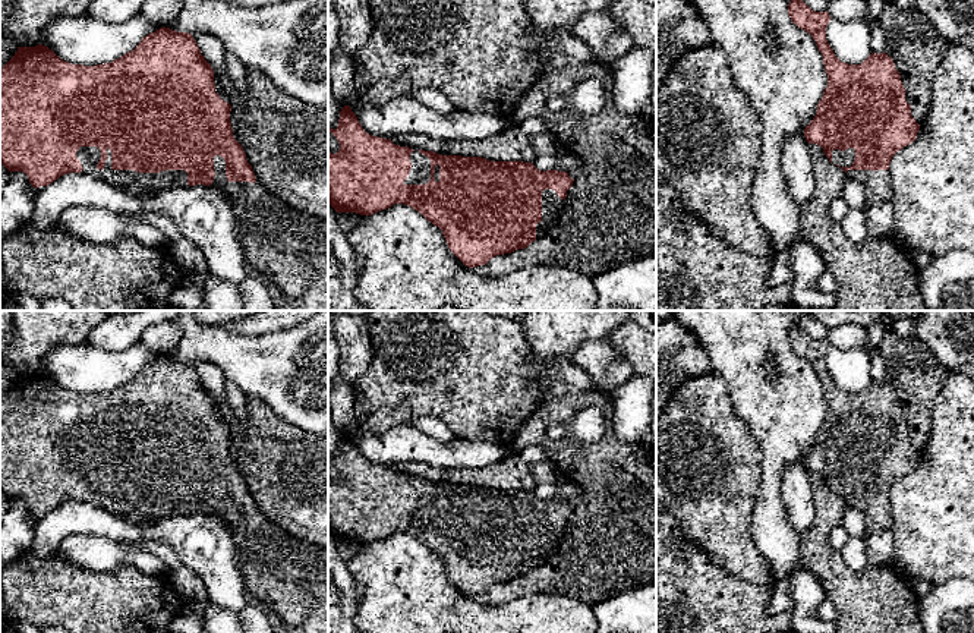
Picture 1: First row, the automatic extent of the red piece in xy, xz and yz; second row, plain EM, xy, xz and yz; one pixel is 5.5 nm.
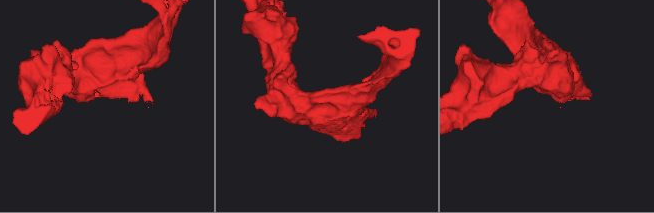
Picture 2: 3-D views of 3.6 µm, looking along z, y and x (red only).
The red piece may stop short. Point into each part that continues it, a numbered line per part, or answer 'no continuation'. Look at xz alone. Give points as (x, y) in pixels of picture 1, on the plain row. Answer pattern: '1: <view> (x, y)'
1: xz (419, 501)

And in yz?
1: yz (844, 487)

